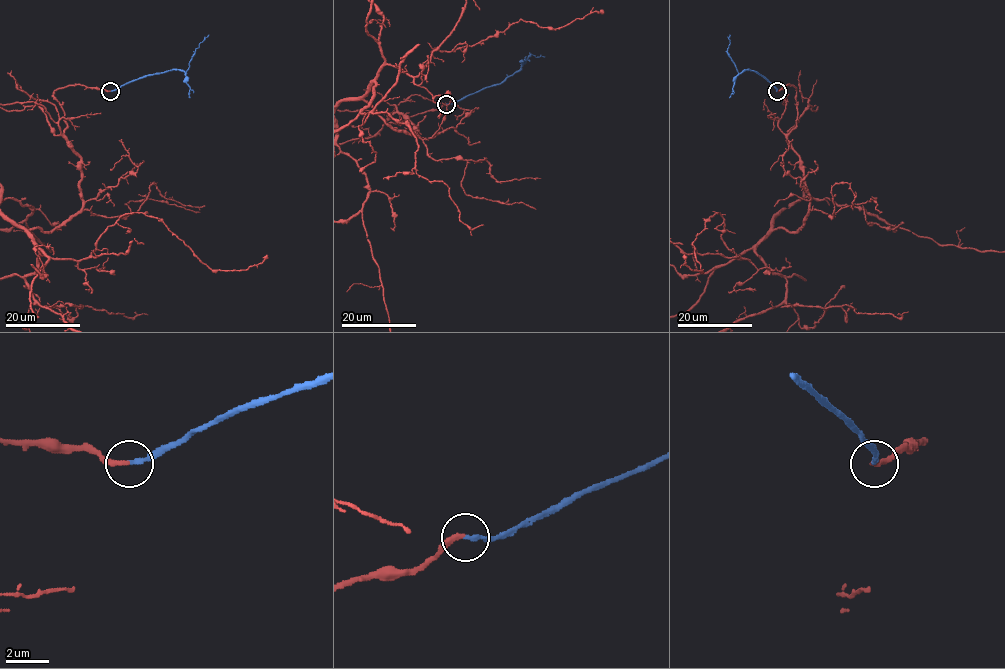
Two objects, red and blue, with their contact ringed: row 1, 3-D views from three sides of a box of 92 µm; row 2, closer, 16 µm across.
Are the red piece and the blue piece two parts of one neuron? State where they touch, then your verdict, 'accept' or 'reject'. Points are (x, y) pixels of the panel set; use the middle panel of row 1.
at (446, 104); accept

